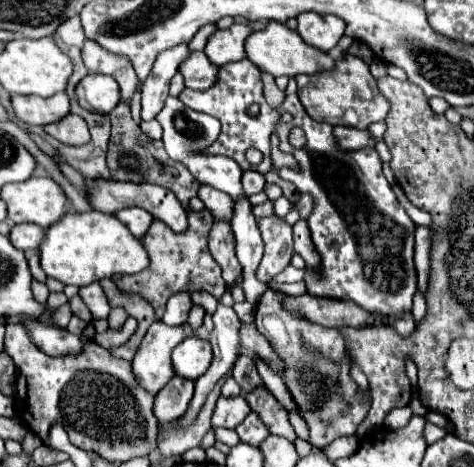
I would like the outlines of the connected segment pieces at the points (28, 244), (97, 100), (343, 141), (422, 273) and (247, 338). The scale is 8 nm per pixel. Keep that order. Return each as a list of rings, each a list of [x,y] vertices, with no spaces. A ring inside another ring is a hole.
[[[18,223],[12,227],[12,233],[10,233],[10,241],[14,243],[14,247],[18,247],[22,251],[38,249],[42,239],[44,239],[42,227],[30,225],[30,223]]]
[[[86,75],[80,81],[80,103],[94,113],[110,113],[120,103],[120,87],[110,75]]]
[[[334,127],[334,139],[338,143],[338,147],[342,147],[344,151],[354,151],[354,149],[362,149],[362,147],[374,147],[374,139],[368,135],[368,131],[358,131],[352,127]]]
[[[428,227],[416,229],[416,247],[414,247],[414,263],[418,271],[418,289],[426,295],[428,281],[430,281],[430,249],[432,249],[432,235]]]
[[[242,323],[242,329],[240,329],[240,339],[242,339],[242,347],[246,353],[254,353],[258,357],[264,357],[272,363],[274,369],[280,369],[282,363],[278,363],[276,355],[274,355],[274,349],[270,347],[270,343],[258,333],[258,329],[254,325],[246,325]]]

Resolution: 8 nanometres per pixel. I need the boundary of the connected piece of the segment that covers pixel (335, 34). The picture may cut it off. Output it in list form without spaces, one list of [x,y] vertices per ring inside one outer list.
[[[306,11],[298,15],[296,31],[306,43],[322,51],[330,51],[332,47],[336,47],[336,43],[344,35],[344,27],[346,23],[336,15],[322,15],[322,13]]]

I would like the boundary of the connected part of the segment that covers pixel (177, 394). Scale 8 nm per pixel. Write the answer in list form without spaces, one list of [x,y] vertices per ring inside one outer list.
[[[174,377],[158,395],[154,401],[154,413],[158,415],[160,423],[166,421],[176,421],[180,419],[194,395],[194,381],[190,379],[182,379],[182,377]]]

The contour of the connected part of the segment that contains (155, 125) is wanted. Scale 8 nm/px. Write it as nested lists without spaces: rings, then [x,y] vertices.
[[[152,119],[152,121],[148,121],[148,123],[140,123],[140,127],[142,127],[142,131],[144,131],[150,139],[162,139],[162,127],[160,127],[160,123],[158,123],[156,119]]]

